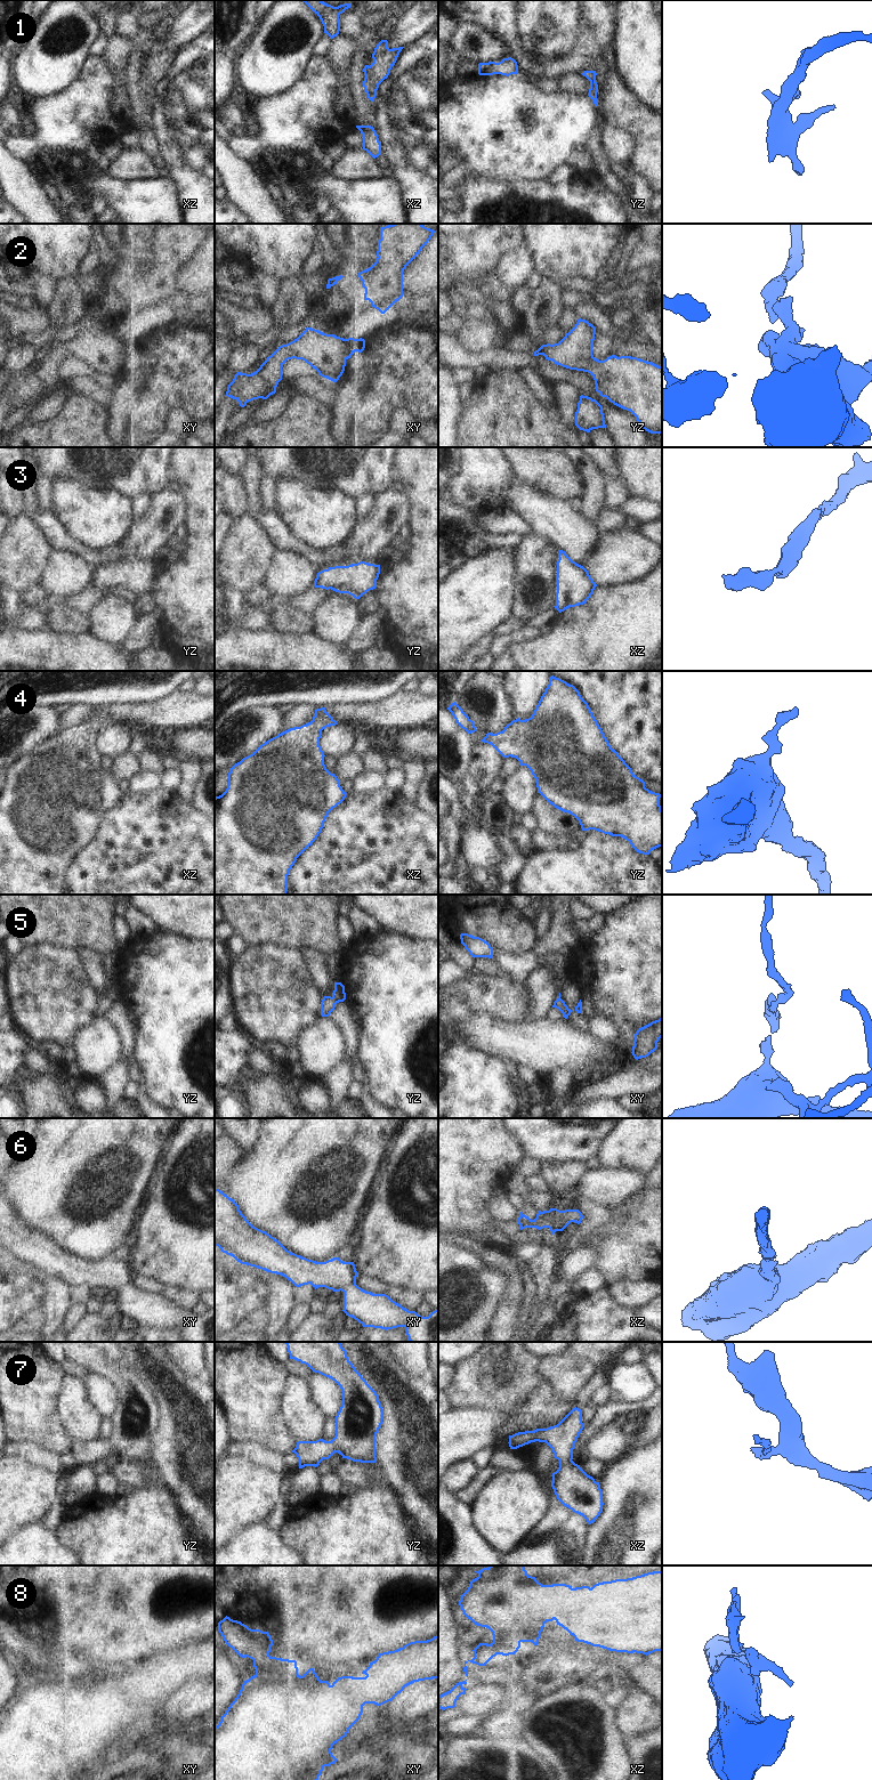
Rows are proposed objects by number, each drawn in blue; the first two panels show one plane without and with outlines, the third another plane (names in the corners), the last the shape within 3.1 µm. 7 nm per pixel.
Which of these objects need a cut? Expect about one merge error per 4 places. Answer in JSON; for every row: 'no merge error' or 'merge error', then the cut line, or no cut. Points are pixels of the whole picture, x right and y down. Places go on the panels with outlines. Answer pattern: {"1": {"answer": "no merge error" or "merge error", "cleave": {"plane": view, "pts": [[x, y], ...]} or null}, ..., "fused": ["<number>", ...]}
{"1": {"answer": "no merge error", "cleave": null}, "2": {"answer": "no merge error", "cleave": null}, "3": {"answer": "no merge error", "cleave": null}, "4": {"answer": "no merge error", "cleave": null}, "5": {"answer": "no merge error", "cleave": null}, "6": {"answer": "no merge error", "cleave": null}, "7": {"answer": "no merge error", "cleave": null}, "8": {"answer": "merge error", "cleave": {"plane": "xy", "pts": [[277, 1658], [277, 1666], [275, 1668], [256, 1674]]}}, "fused": ["8"]}

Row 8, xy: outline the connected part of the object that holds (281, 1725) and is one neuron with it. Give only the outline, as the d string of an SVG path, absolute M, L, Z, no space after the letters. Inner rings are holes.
M438 1635L379 1653L362 1672L365 1677L341 1676L332 1684L321 1681L314 1668L300 1676L296 1660L277 1658L277 1662L276 1669L243 1682L235 1700L215 1726L215 1780L318 1780L323 1767L338 1761L331 1753L332 1746L360 1720L365 1704L381 1706L414 1682L438 1678Z

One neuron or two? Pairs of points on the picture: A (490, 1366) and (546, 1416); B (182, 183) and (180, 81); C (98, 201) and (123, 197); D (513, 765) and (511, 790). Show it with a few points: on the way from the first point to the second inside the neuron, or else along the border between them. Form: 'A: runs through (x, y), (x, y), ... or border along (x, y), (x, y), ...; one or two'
A: runs through (503, 1377), (532, 1404); one
B: runs through (182, 158), (182, 106); one
C: border along (88, 197), (98, 192), (106, 205); two
D: border along (519, 765), (506, 782), (501, 793); two

